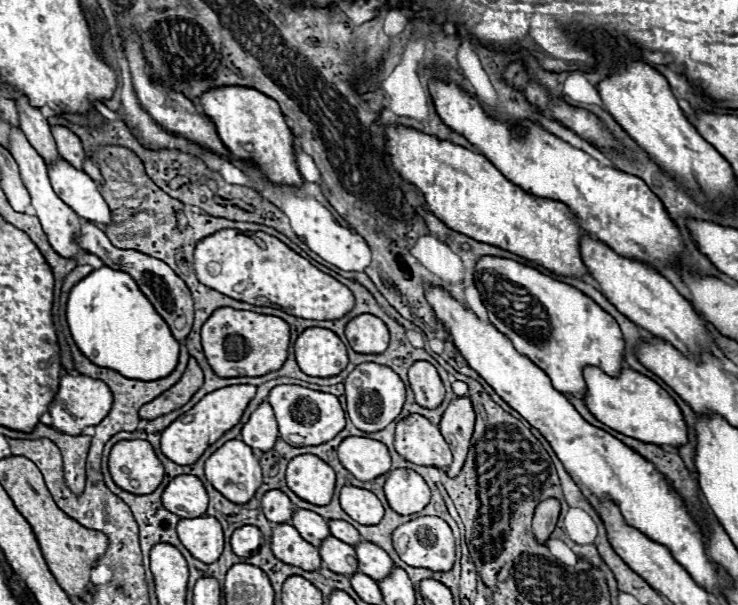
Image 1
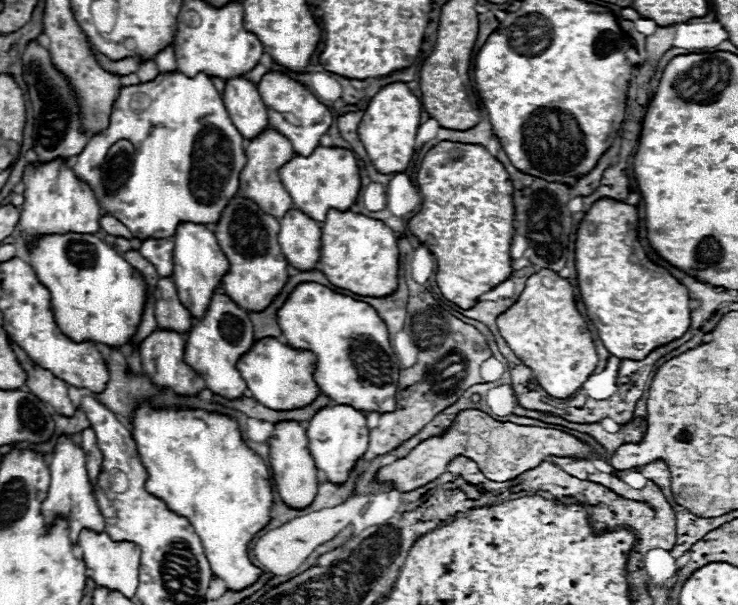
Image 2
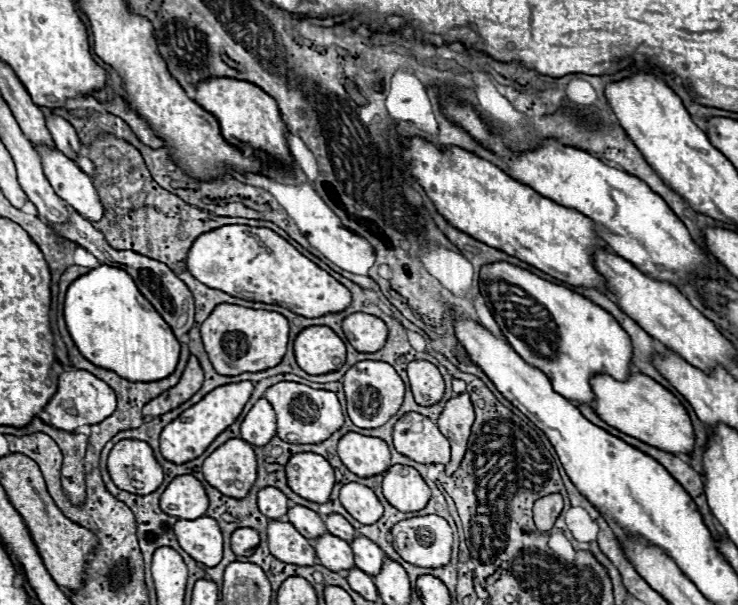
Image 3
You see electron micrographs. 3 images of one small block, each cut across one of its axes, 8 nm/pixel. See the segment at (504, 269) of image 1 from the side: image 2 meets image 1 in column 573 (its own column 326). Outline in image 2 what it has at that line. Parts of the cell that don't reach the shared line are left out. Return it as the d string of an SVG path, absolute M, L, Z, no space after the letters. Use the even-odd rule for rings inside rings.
M304 282L290 292L276 316L286 344L310 350L316 356L314 380L328 398L362 412L394 410L400 376L398 358L390 346L386 324L370 304L338 294L322 284Z

